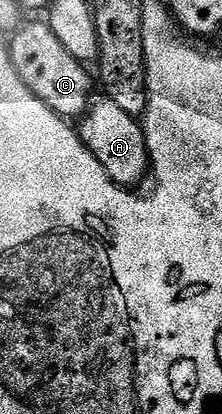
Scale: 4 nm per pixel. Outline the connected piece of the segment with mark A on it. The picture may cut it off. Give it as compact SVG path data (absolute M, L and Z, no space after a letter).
M105 98L98 99L91 103L77 121L76 135L114 184L133 189L134 184L145 178L146 171L150 168L150 148L146 145L146 136L142 133L141 126L138 125L141 123L135 117L124 114L124 110L116 106L116 102Z

